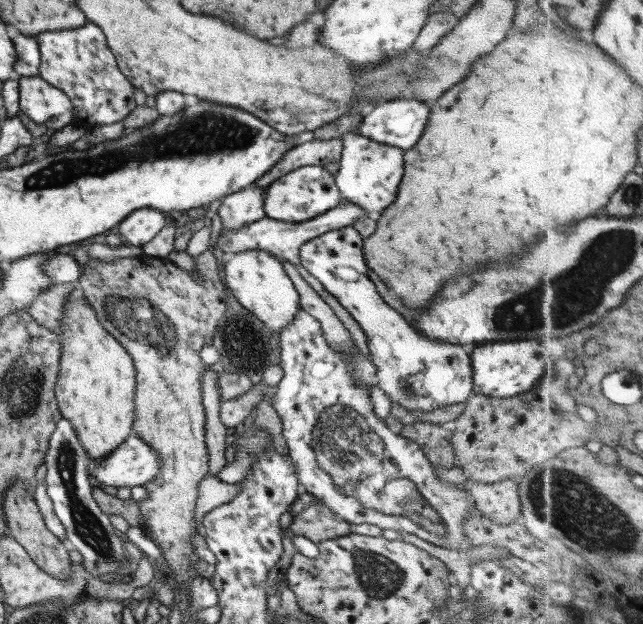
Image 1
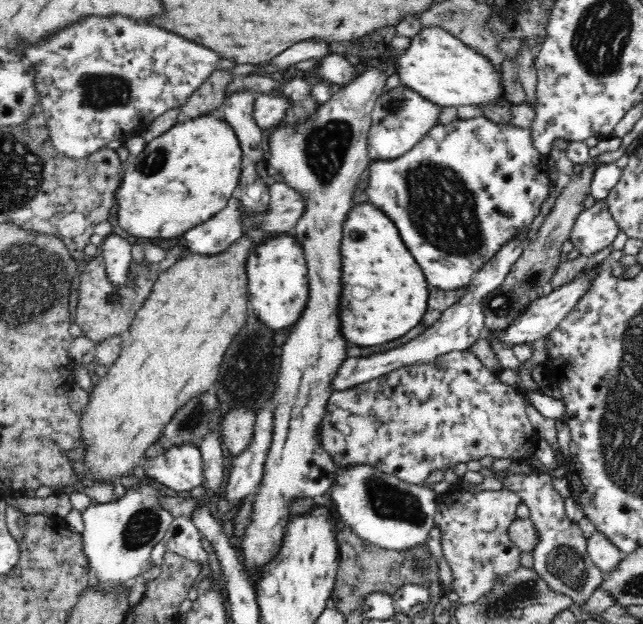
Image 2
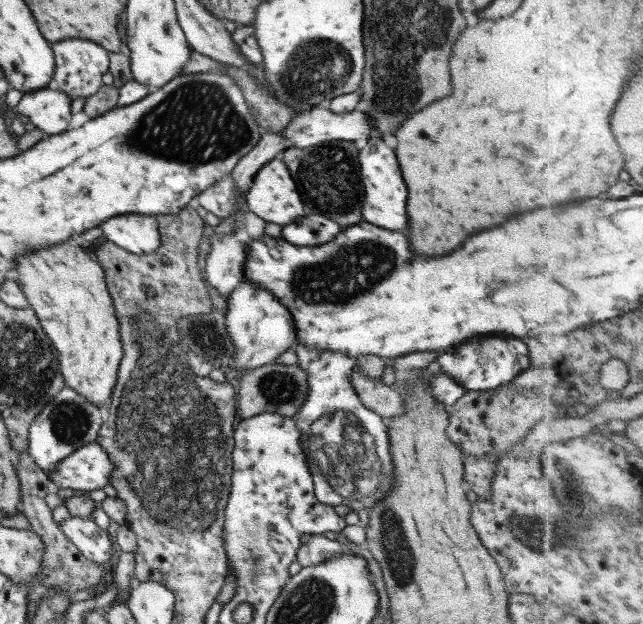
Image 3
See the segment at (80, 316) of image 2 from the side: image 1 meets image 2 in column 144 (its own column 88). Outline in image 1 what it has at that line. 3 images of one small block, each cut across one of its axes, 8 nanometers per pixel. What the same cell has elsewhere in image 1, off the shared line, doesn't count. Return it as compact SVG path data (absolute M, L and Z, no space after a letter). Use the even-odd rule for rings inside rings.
M209 250L201 252L198 263L199 276L203 278L203 284L199 283L193 276L183 268L180 268L176 263L168 260L168 258L161 259L159 257L149 257L142 254L140 257L128 257L117 258L106 262L105 260L92 260L89 259L86 264L83 265L83 269L79 278L78 286L80 287L80 294L84 295L88 302L92 305L92 308L97 312L98 320L103 324L103 327L117 340L117 342L123 346L123 348L133 358L135 366L135 417L132 430L134 434L146 443L149 444L155 453L161 458L161 469L159 473L151 480L148 481L144 488L147 490L147 495L144 500L140 501L140 518L141 522L145 526L149 526L148 534L150 538L153 538L156 546L162 551L162 556L170 567L170 574L166 575L166 578L172 584L174 590L178 593L178 596L186 598L188 600L188 589L190 582L193 581L198 575L196 572L190 573L192 570L192 563L198 561L198 556L194 553L194 546L190 536L201 532L199 530L199 524L195 519L195 506L198 496L198 487L200 481L209 474L209 452L205 441L205 424L207 423L206 411L203 405L203 396L201 393L201 376L206 369L210 369L206 363L200 359L200 351L206 345L212 345L213 334L215 333L218 321L224 316L226 312L226 288L220 278L220 270L218 270L218 262L215 261L216 256Z

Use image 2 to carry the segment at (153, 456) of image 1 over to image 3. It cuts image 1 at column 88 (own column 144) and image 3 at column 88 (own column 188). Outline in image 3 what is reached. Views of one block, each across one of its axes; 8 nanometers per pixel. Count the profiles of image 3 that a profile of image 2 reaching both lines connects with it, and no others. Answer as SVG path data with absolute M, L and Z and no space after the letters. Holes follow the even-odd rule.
M96 442L77 448L71 455L62 459L57 464L57 469L49 474L49 479L53 483L54 489L72 488L72 490L103 490L109 484L110 473L115 469L104 449Z

